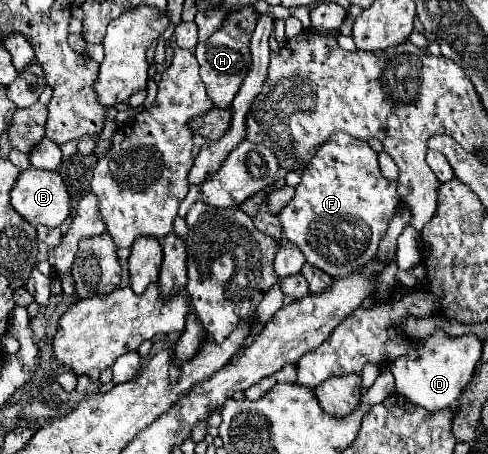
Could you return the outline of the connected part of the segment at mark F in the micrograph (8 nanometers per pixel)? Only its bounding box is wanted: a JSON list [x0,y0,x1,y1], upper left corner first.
[278,135,400,277]

